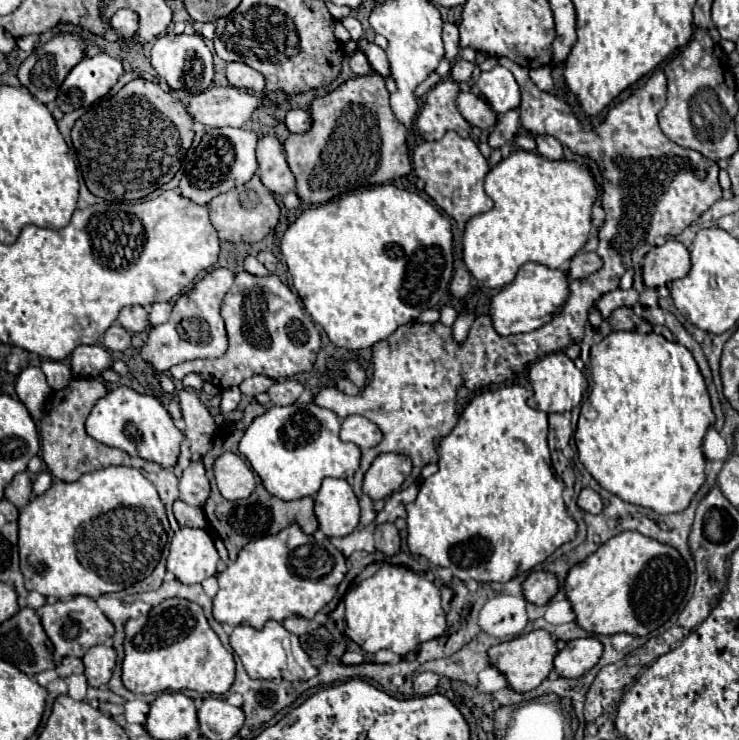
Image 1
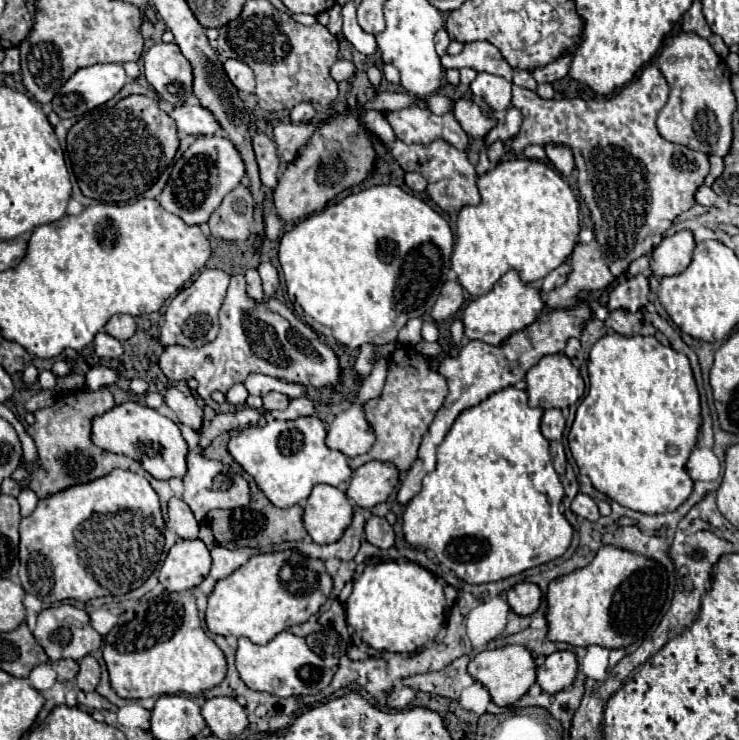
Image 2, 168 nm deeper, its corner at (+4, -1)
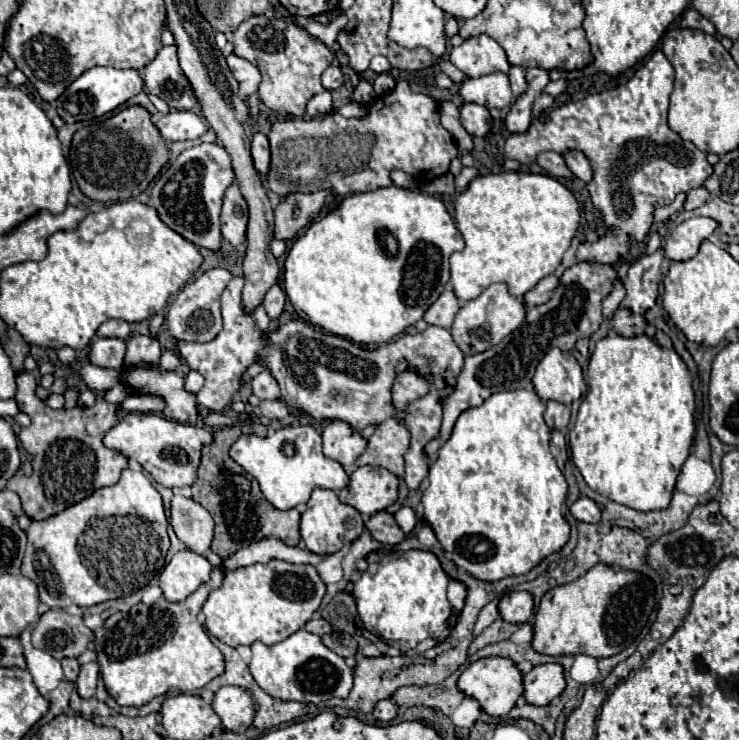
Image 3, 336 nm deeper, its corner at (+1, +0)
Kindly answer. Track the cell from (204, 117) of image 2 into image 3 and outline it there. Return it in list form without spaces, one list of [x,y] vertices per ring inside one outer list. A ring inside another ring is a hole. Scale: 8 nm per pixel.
[[[173,111],[155,121],[155,127],[165,141],[185,141],[199,139],[207,127],[193,111]]]

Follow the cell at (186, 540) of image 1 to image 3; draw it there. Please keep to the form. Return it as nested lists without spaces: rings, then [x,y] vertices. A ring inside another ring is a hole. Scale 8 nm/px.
[[[191,549],[179,551],[159,575],[163,597],[177,603],[187,599],[193,591],[199,589],[199,585],[207,583],[211,569],[211,563],[205,557],[195,555]]]

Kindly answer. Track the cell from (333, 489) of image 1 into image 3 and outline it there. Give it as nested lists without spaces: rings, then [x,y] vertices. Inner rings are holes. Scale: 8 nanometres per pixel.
[[[315,489],[307,503],[307,509],[301,515],[301,539],[311,553],[317,555],[333,555],[341,551],[345,545],[353,543],[363,533],[363,519],[357,509],[345,505],[337,499],[337,495],[329,489]]]

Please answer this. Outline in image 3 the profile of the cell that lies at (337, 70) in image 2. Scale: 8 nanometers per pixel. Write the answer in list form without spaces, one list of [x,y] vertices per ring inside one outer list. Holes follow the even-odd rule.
[[[331,63],[321,75],[321,85],[325,89],[339,89],[343,83],[345,83],[345,77],[339,69],[339,63]]]

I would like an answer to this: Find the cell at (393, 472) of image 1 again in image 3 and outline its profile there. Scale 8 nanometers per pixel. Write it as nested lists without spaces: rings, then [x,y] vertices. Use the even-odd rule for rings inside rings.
[[[357,467],[349,475],[347,495],[339,491],[339,501],[355,507],[359,513],[373,515],[397,501],[397,477],[383,467]]]

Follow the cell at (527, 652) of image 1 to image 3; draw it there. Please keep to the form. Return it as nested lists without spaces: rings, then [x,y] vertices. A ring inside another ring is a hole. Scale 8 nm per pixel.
[[[487,657],[487,659],[479,659],[475,663],[471,663],[459,677],[457,687],[463,695],[473,697],[475,701],[479,701],[481,709],[491,715],[491,717],[503,717],[507,715],[513,705],[517,703],[517,699],[523,695],[523,675],[521,671],[515,667],[515,663],[511,659],[503,659],[503,657]]]

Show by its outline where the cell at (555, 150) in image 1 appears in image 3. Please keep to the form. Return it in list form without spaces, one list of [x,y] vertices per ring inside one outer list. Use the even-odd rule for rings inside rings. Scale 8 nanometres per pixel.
[[[567,151],[565,155],[565,163],[567,167],[585,183],[589,183],[593,179],[593,167],[589,163],[589,159],[581,153],[581,151]]]

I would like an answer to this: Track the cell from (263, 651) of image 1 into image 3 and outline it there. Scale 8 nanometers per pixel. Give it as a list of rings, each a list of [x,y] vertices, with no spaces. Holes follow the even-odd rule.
[[[299,629],[297,633],[289,635],[285,641],[275,645],[255,641],[251,645],[251,651],[251,675],[257,681],[257,685],[275,699],[321,703],[333,697],[347,699],[353,687],[353,669],[345,663],[345,659],[327,649],[319,635],[313,635],[305,629]]]

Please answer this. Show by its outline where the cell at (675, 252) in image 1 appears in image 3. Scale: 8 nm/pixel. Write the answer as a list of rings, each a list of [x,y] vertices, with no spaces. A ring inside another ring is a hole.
[[[691,217],[675,227],[675,231],[665,239],[665,255],[671,261],[687,261],[697,255],[701,241],[705,241],[719,223],[711,217]]]

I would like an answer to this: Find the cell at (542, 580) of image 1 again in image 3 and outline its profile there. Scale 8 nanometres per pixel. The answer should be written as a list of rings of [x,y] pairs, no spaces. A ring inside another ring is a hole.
[[[527,591],[505,593],[499,601],[499,617],[507,623],[525,623],[533,615],[533,597]]]

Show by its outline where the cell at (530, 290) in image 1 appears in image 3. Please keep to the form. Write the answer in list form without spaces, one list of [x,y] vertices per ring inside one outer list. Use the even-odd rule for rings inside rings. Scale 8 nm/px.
[[[493,283],[477,299],[465,303],[459,309],[451,325],[451,337],[455,339],[455,345],[463,351],[463,355],[475,355],[475,353],[487,351],[489,341],[491,345],[497,345],[505,335],[515,331],[523,323],[523,319],[525,319],[523,301],[509,295],[505,283]]]

